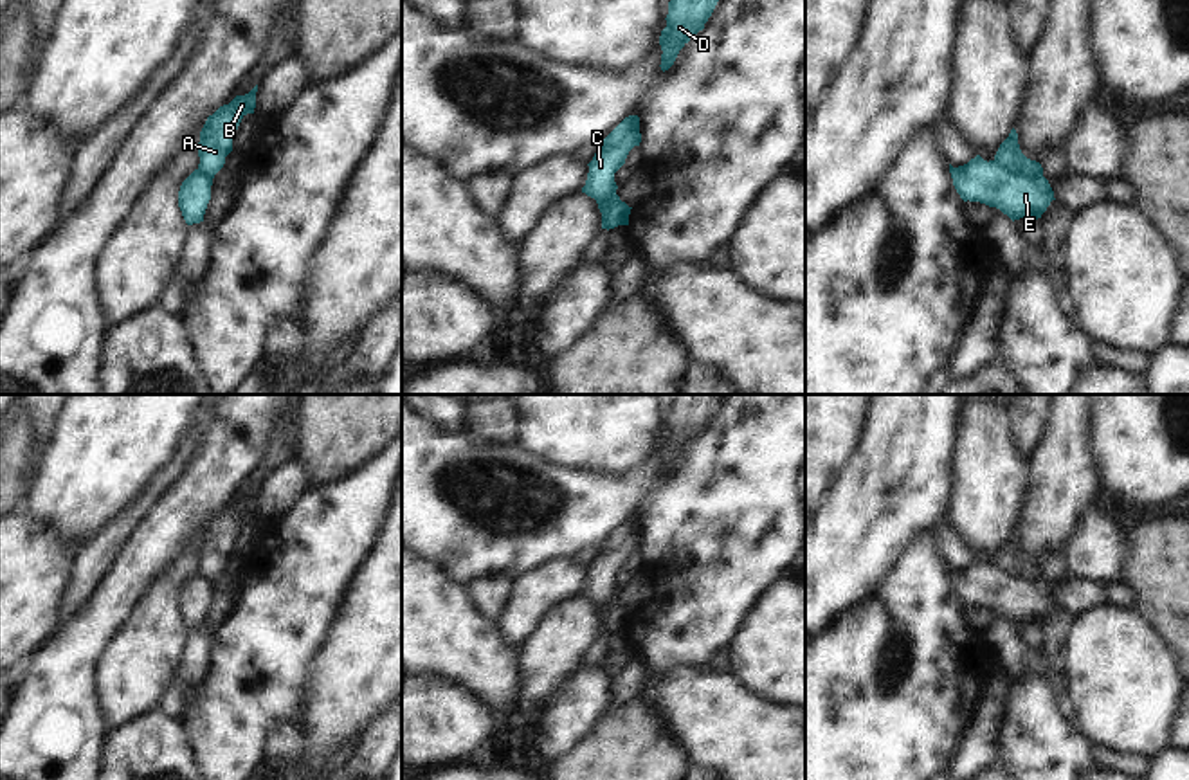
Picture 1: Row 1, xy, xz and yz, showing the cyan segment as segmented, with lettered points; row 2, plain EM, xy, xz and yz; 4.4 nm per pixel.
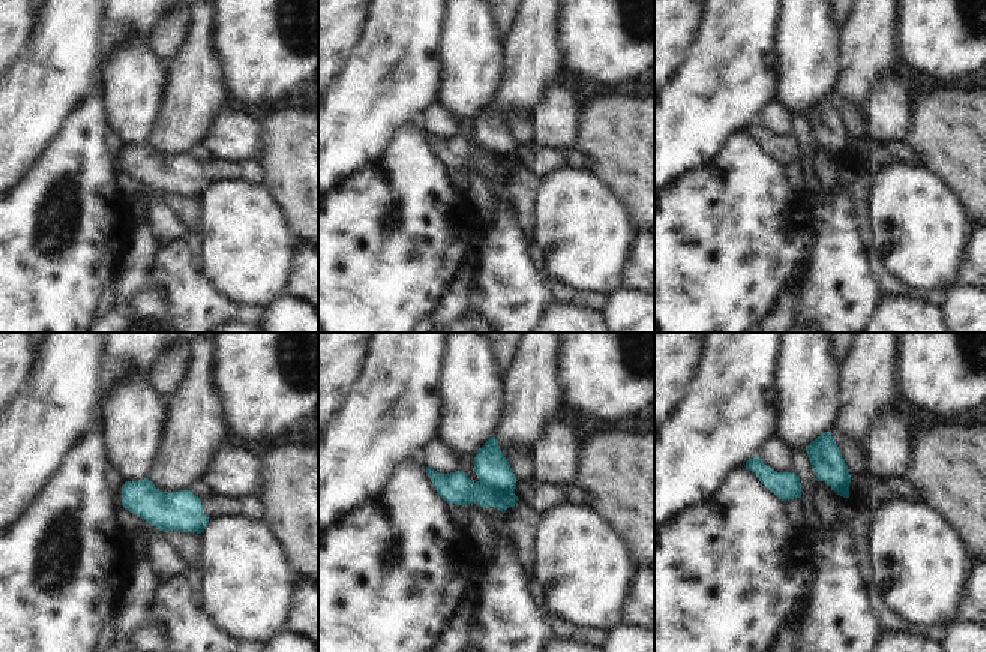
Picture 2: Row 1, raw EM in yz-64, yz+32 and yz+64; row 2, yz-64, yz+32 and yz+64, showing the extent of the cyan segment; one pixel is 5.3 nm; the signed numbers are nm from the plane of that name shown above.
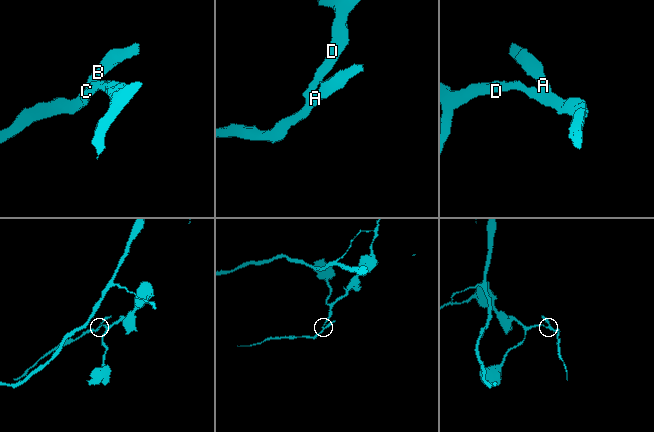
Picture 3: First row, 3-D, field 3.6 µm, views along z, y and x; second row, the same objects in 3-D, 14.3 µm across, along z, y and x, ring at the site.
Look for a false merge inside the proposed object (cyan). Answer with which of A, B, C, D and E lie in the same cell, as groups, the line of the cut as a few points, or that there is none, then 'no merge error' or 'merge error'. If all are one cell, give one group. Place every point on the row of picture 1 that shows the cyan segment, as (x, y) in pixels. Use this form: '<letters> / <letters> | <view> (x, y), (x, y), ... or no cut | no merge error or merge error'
A B / C D E | yz (993, 161), (1018, 175), (1042, 177) | merge error

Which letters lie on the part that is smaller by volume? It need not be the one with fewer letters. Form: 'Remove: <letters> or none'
Remove: A, B

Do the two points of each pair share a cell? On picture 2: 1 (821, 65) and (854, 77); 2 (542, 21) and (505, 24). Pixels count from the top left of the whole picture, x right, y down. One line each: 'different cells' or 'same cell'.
1: different cells
2: different cells

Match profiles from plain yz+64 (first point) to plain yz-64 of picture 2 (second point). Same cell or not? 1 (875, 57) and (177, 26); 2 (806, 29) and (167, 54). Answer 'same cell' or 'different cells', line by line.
1: different cells
2: different cells

